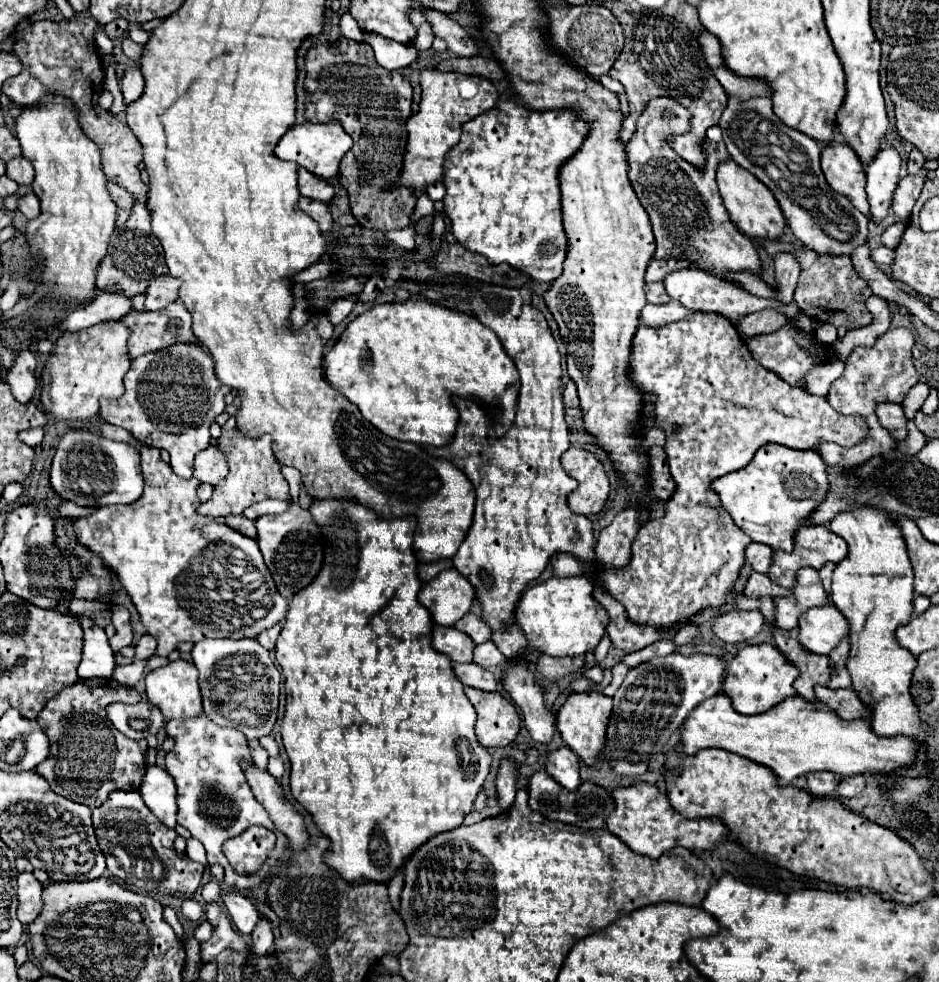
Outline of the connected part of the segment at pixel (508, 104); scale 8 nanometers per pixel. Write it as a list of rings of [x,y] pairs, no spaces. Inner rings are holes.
[[[498,101],[492,111],[464,123],[460,143],[446,155],[442,181],[446,187],[444,213],[452,221],[452,233],[458,243],[468,251],[486,255],[492,265],[512,265],[534,283],[550,283],[560,277],[566,257],[566,235],[560,213],[558,169],[566,157],[580,149],[586,133],[588,125],[570,111],[530,111],[514,101]]]

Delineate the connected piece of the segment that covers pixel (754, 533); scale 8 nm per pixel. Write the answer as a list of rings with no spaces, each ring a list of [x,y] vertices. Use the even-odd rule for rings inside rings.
[[[772,443],[758,449],[748,467],[716,479],[712,489],[720,495],[722,507],[732,515],[736,525],[740,525],[740,529],[752,537],[752,541],[770,545],[774,551],[782,549],[792,553],[796,531],[830,493],[826,469],[826,463],[814,449],[796,451]]]

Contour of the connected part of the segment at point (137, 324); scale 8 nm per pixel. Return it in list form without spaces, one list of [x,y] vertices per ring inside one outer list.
[[[172,303],[166,309],[160,311],[136,311],[132,309],[128,315],[120,317],[118,323],[122,323],[124,327],[130,329],[130,337],[128,337],[128,357],[140,357],[146,353],[154,353],[154,351],[162,351],[166,347],[178,345],[178,343],[190,343],[190,345],[198,345],[198,339],[192,335],[192,319],[188,309],[184,309],[182,303]]]

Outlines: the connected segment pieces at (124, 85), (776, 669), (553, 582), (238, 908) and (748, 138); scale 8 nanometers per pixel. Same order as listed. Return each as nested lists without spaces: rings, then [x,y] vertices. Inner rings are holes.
[[[128,69],[124,73],[122,81],[120,81],[120,89],[122,89],[126,105],[140,99],[142,93],[144,93],[144,77],[142,77],[142,73],[138,69]]]
[[[770,643],[748,645],[742,651],[738,651],[730,661],[722,691],[730,697],[732,707],[738,713],[758,715],[776,707],[786,697],[796,695],[796,689],[794,689],[796,675],[800,675],[800,669],[794,663],[788,663],[788,659],[774,645]]]
[[[550,577],[544,583],[532,585],[520,597],[514,609],[514,625],[526,635],[526,655],[540,653],[550,657],[572,657],[594,651],[606,633],[608,613],[592,597],[594,585],[588,577]]]
[[[226,891],[224,903],[228,907],[230,919],[236,925],[236,929],[242,935],[250,935],[252,929],[256,927],[256,923],[260,921],[260,915],[258,915],[258,909],[254,907],[254,903],[248,897],[244,897],[242,893],[236,893],[236,891]]]
[[[728,99],[720,127],[732,159],[756,175],[778,199],[788,227],[812,251],[820,255],[852,255],[868,239],[868,217],[848,197],[836,193],[820,171],[820,145],[806,133],[784,125],[772,111],[770,99]]]

